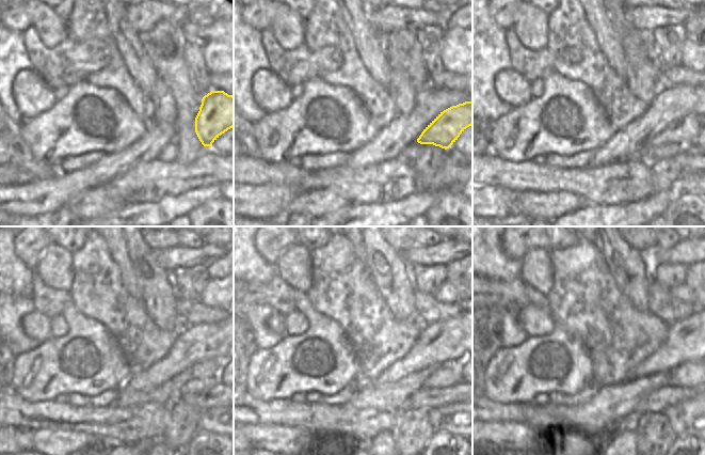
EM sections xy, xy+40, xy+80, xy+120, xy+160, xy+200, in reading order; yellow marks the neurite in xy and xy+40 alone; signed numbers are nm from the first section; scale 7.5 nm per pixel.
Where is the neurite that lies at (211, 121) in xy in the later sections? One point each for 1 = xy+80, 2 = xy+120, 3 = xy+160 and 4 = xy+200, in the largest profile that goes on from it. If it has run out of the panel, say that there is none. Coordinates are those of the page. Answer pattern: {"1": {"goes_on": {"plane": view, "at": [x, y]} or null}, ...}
{"1": {"goes_on": {"plane": "xy+80", "at": [684, 130]}}, "2": {"goes_on": {"plane": "xy+120", "at": [165, 394]}}, "3": {"goes_on": {"plane": "xy+160", "at": [393, 396]}}, "4": {"goes_on": {"plane": "xy+200", "at": [613, 403]}}}

